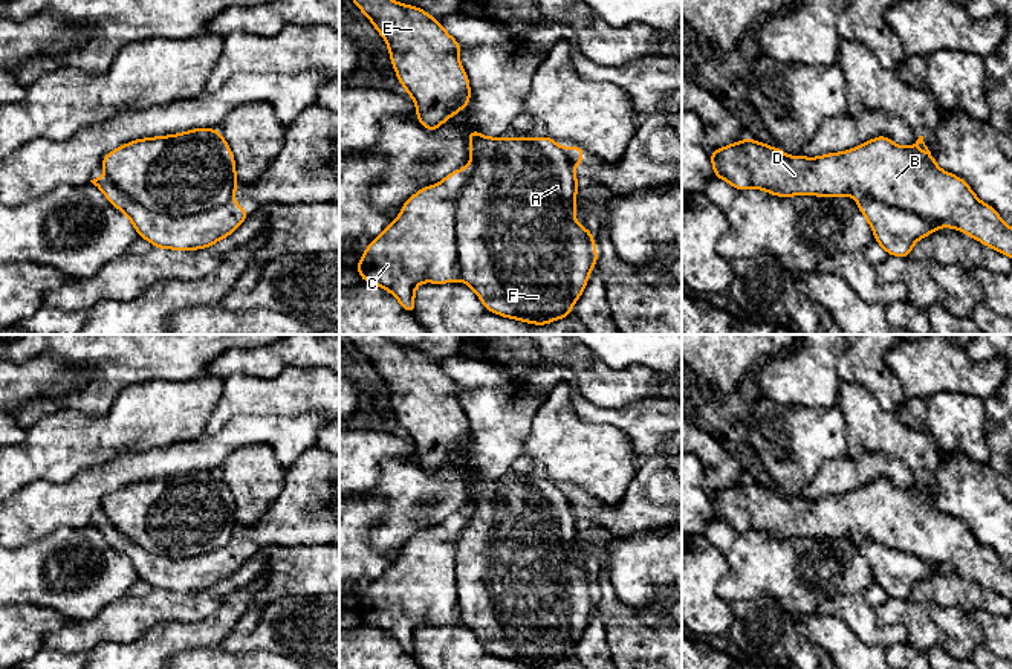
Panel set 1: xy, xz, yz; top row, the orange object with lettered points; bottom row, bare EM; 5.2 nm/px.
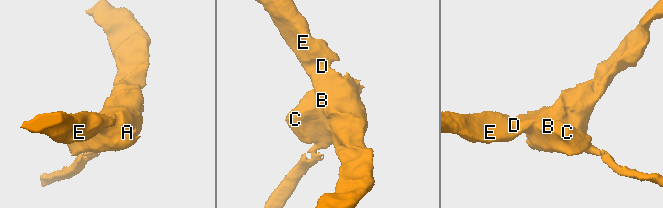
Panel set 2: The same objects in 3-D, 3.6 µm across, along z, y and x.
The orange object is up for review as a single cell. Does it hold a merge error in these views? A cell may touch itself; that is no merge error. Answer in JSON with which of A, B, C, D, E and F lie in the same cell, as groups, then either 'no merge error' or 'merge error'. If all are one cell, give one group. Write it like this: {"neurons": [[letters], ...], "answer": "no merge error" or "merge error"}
{"neurons": [["A", "B", "D", "E", "F"], ["C"]], "answer": "merge error"}

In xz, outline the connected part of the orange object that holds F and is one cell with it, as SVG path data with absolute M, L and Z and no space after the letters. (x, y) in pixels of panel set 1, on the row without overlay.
M469 473L469 524L457 542L460 623L500 658L546 667L569 660L598 605L590 571L575 561L578 519L572 503L549 478L485 480Z

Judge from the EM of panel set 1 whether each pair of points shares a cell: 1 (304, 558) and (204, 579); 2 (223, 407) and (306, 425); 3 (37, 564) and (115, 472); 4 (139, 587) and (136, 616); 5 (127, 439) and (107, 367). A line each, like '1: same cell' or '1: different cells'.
1: different cells
2: different cells
3: different cells
4: different cells
5: different cells

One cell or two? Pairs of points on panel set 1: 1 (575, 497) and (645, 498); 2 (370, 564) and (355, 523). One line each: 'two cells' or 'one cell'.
1: one cell
2: one cell

